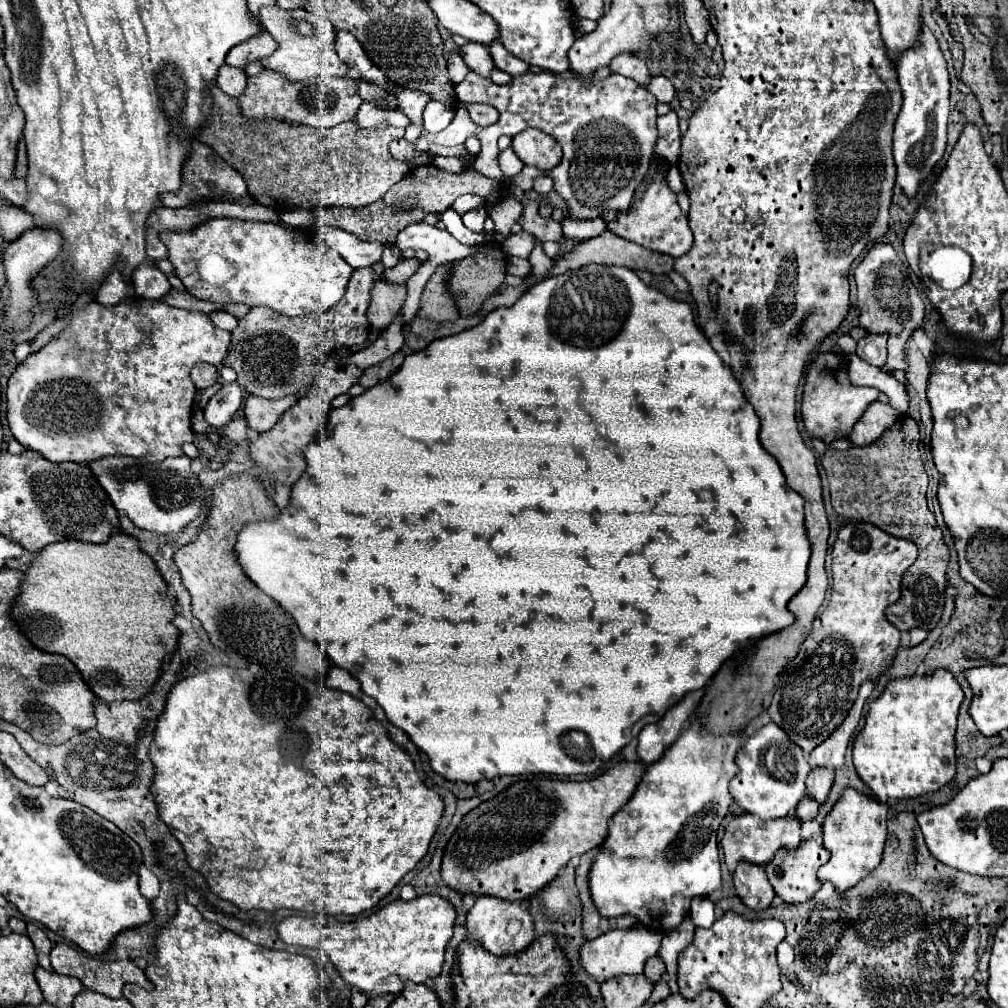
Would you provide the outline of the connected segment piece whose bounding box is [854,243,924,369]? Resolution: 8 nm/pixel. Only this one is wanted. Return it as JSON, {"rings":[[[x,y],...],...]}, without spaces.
{"rings":[[[876,243],[856,267],[854,279],[858,285],[860,327],[866,327],[868,333],[888,333],[888,359],[884,369],[906,369],[904,345],[924,319],[924,303],[910,281],[908,269],[902,269],[902,261],[890,243]]]}

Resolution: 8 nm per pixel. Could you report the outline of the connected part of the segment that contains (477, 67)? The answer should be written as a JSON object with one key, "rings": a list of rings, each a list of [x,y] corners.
{"rings":[[[466,43],[460,47],[460,55],[470,71],[474,71],[480,77],[490,77],[494,71],[494,63],[490,59],[490,53],[486,51],[486,45],[482,43]]]}

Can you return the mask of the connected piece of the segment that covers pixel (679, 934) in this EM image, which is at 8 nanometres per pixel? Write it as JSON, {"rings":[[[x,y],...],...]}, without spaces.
{"rings":[[[684,917],[682,923],[678,927],[674,927],[674,931],[668,931],[662,937],[662,945],[658,955],[662,957],[662,961],[666,963],[666,971],[668,971],[668,983],[670,983],[671,993],[678,993],[678,956],[686,947],[690,947],[690,941],[694,939],[694,931],[696,925],[692,923],[690,917]]]}

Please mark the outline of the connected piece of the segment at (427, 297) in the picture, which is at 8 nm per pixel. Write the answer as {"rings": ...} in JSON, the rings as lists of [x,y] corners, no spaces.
{"rings":[[[450,265],[438,267],[438,271],[428,279],[420,297],[420,309],[416,317],[438,321],[438,323],[456,321],[460,317],[454,303],[450,303],[450,295],[446,295],[446,287],[444,287],[448,267]]]}

